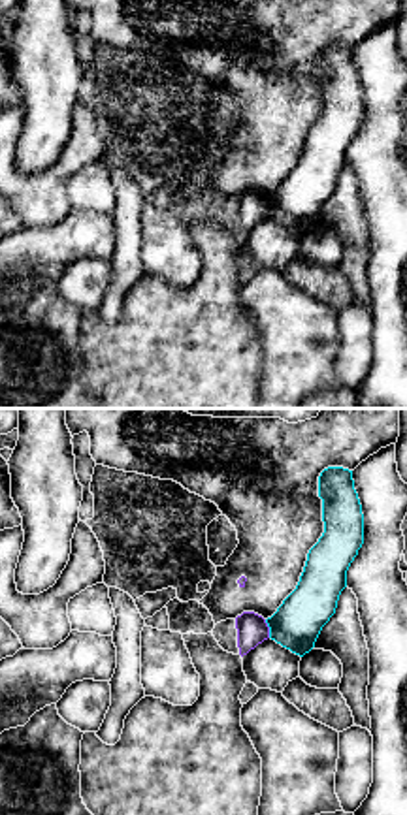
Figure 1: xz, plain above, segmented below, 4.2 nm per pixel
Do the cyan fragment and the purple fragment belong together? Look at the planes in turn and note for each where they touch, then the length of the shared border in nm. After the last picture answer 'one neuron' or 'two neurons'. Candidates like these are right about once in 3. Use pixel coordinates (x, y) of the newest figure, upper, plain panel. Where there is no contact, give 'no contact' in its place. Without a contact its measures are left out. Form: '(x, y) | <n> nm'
(270, 207) | 80 nm

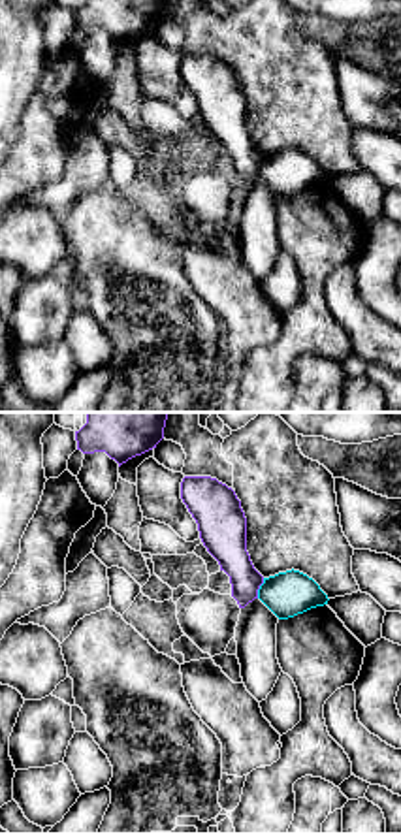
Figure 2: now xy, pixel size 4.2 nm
(260, 166) | 90 nm

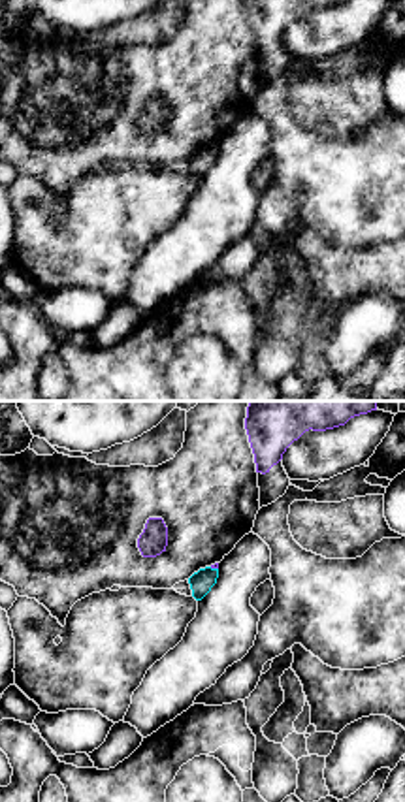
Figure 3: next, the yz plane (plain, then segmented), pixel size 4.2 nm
(213, 147) | 40 nm

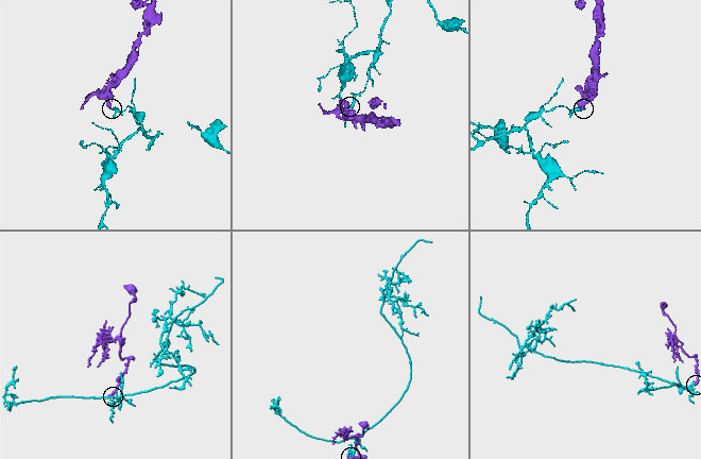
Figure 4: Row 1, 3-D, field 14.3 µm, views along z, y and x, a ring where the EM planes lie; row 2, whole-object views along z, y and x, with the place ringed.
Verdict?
two neurons

